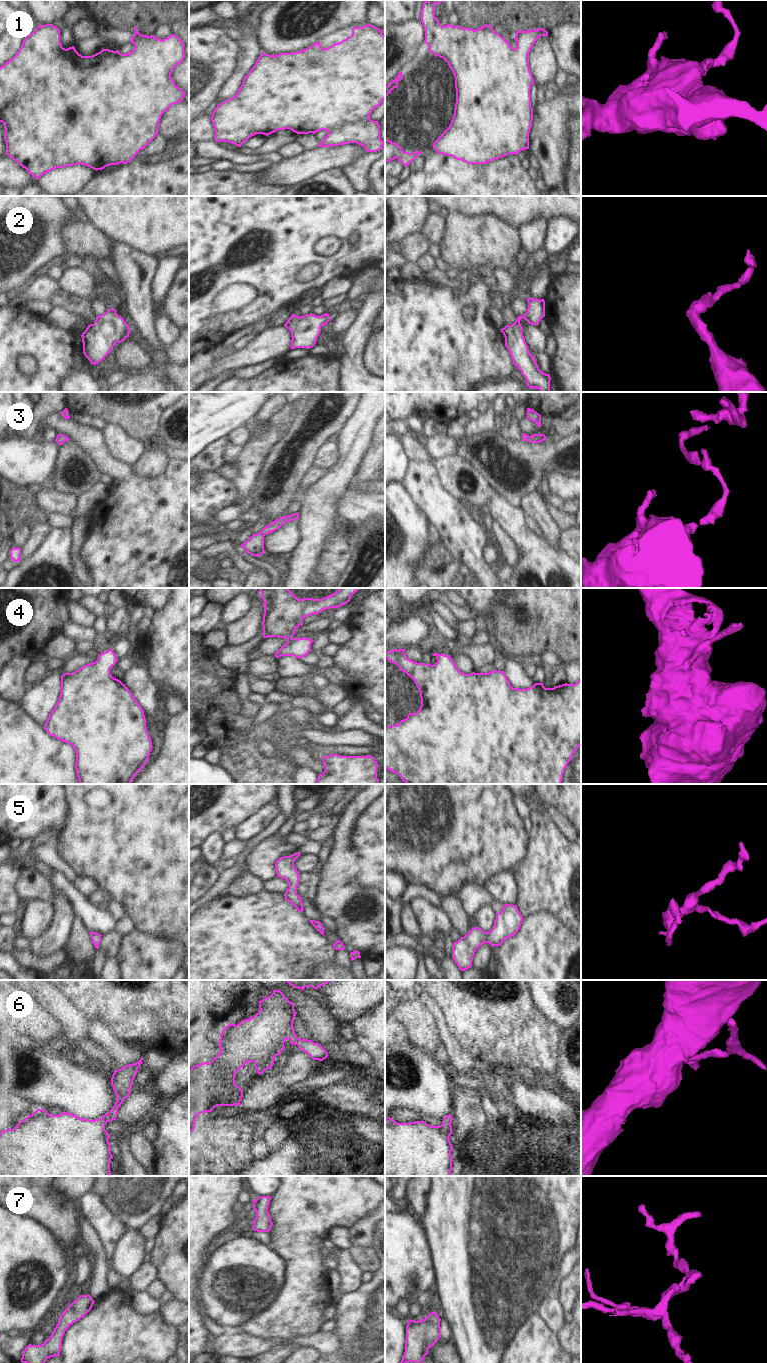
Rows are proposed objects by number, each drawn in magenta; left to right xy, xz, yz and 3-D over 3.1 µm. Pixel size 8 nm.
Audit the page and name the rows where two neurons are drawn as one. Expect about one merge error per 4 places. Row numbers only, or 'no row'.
no row.

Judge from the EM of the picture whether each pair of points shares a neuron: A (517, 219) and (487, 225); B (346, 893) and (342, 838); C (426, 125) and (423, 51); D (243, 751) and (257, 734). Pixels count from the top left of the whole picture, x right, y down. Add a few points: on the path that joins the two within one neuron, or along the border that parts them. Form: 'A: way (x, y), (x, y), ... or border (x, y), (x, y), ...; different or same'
A: border (482, 215), (494, 214), (518, 228); different
B: way (338, 879), (338, 855), (340, 852); same
C: way (431, 107), (432, 90), (426, 84), (426, 69); same
D: way (244, 747), (253, 738); same

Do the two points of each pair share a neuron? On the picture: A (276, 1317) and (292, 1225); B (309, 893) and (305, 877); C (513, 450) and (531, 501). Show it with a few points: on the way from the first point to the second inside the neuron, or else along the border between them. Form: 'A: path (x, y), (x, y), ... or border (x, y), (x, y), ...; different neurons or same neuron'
A: path (295, 1294), (295, 1248); same neuron
B: path (307, 889), (307, 881); same neuron
C: border (537, 490), (528, 493), (521, 500), (519, 506); different neurons

